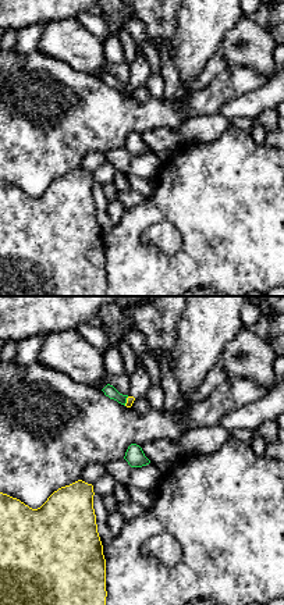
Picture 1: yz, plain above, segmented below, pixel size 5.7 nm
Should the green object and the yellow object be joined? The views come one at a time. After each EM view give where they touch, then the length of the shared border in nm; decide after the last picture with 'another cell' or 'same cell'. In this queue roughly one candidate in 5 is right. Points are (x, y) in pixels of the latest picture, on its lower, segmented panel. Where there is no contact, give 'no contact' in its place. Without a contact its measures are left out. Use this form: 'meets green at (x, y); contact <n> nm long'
meets green at (125, 401); contact 60 nm long

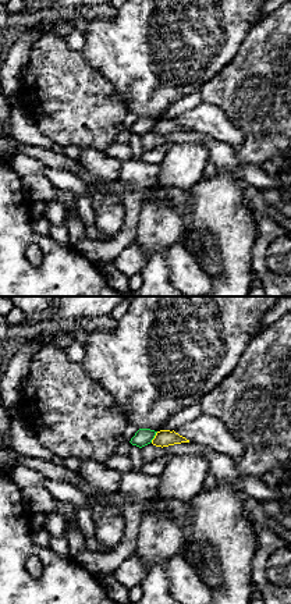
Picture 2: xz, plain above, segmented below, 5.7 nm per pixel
meets green at (153, 437); contact 80 nm long

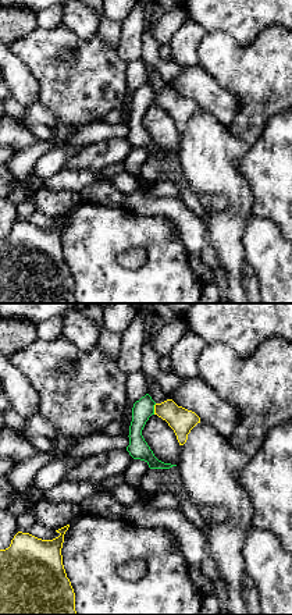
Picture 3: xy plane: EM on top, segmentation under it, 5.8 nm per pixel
meets green at (153, 409); contact 70 nm long

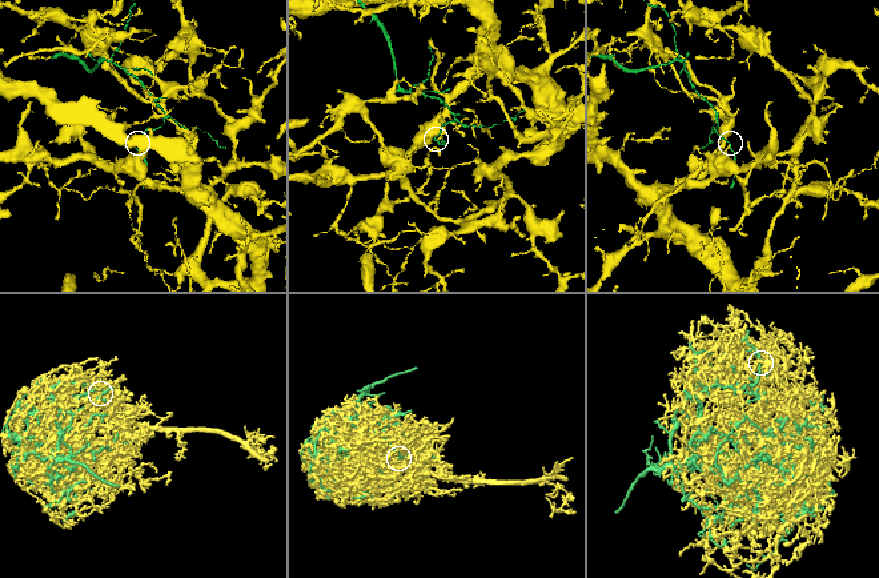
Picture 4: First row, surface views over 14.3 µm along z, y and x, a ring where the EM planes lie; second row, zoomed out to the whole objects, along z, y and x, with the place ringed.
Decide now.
another cell

